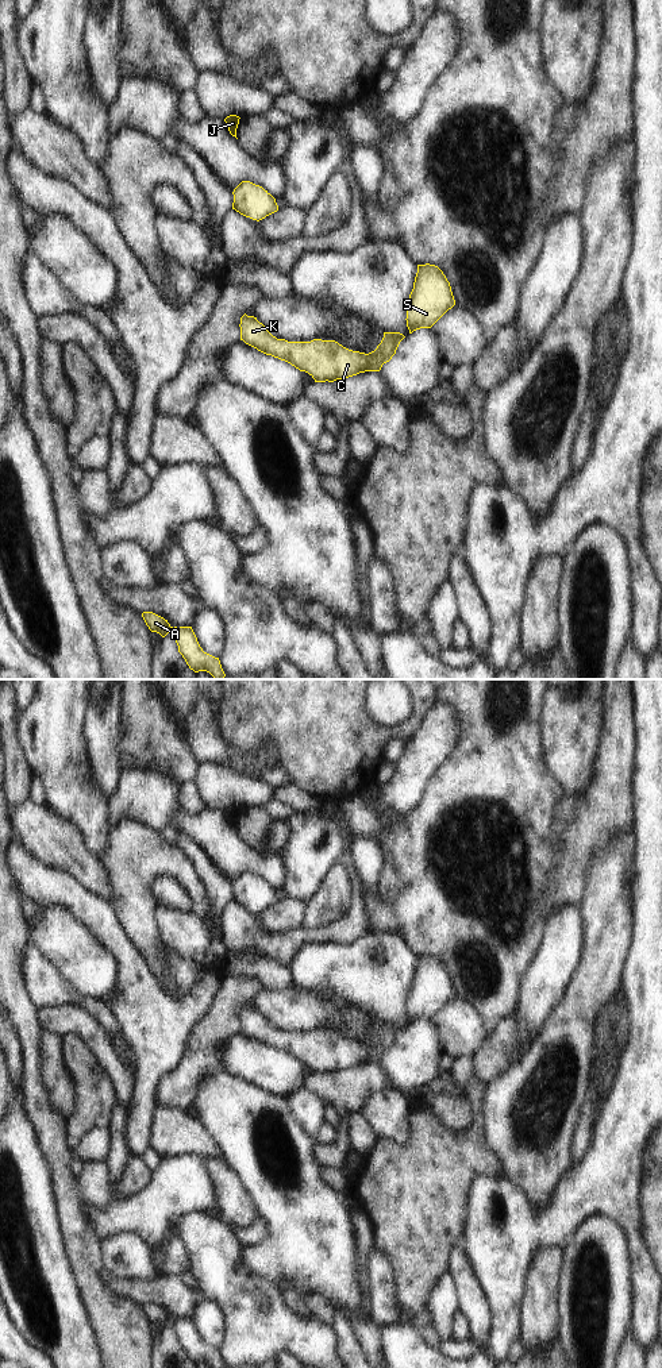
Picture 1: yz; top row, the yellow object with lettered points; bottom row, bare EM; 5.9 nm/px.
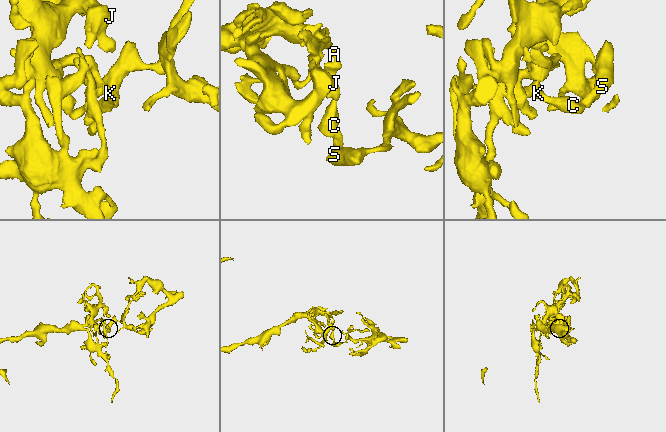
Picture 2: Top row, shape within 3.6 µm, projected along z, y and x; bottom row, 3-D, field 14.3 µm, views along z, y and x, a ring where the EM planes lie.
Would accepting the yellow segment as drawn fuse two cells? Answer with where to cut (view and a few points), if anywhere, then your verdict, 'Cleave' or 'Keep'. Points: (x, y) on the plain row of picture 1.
Split along yz (365, 1045), (369, 1062). Cleave.

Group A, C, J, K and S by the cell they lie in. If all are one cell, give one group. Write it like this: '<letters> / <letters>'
A C J K / S

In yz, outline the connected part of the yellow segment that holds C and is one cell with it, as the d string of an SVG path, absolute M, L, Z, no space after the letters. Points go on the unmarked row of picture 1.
M246 1005L240 1009L240 1032L258 1043L308 1064L315 1074L334 1074L369 1063L366 1045L335 1032L288 1033L273 1028L262 1014Z

